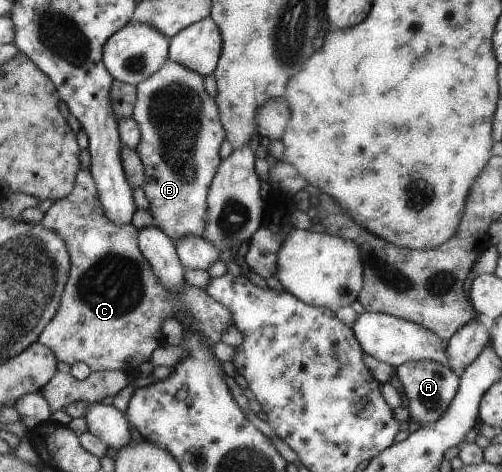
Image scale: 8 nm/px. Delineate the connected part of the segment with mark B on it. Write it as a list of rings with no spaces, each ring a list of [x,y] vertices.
[[[166,59],[155,73],[140,81],[136,87],[136,100],[131,112],[140,131],[139,143],[134,147],[144,167],[142,190],[149,204],[153,225],[174,241],[187,234],[201,236],[206,226],[206,195],[211,178],[221,165],[217,151],[225,140],[216,101],[213,101],[205,89],[203,78],[186,67]]]

